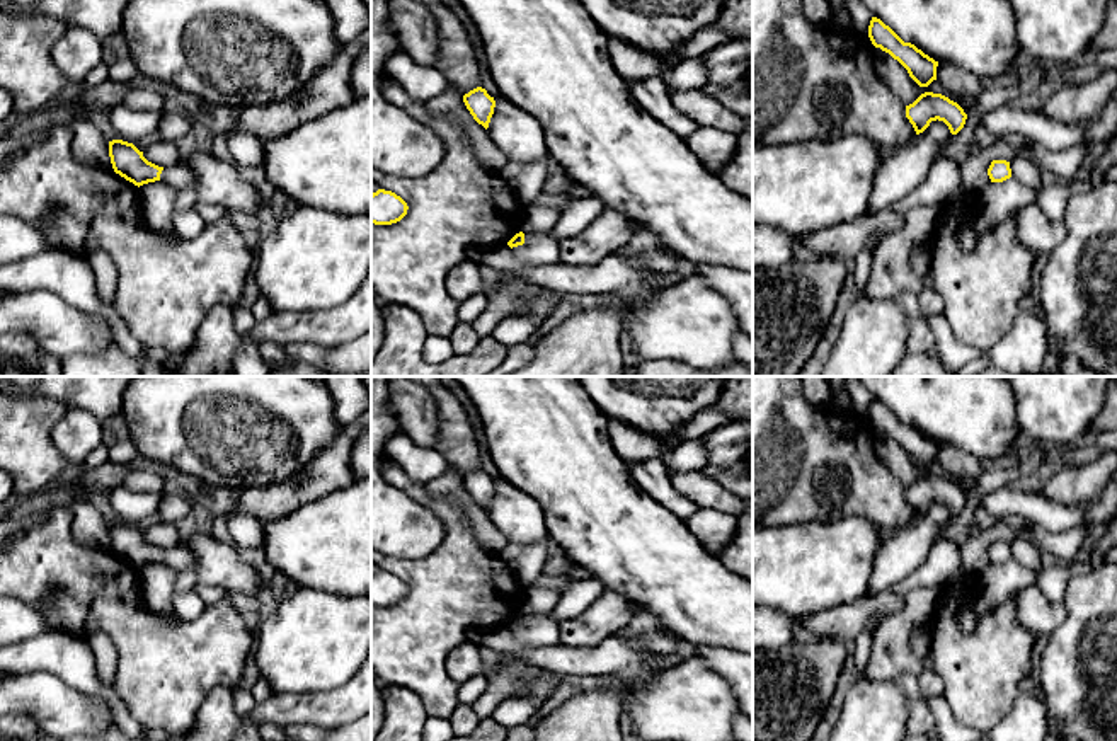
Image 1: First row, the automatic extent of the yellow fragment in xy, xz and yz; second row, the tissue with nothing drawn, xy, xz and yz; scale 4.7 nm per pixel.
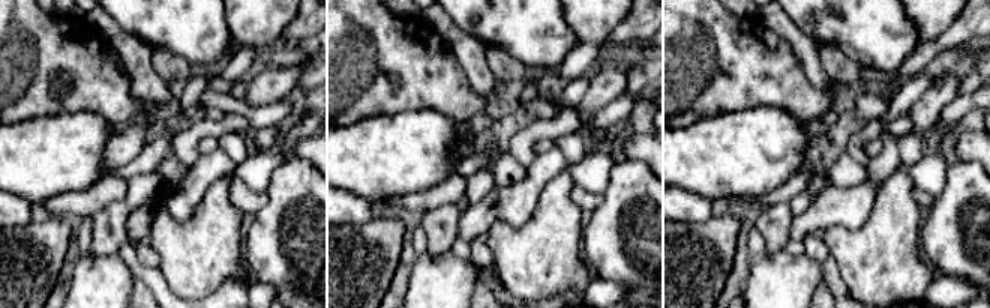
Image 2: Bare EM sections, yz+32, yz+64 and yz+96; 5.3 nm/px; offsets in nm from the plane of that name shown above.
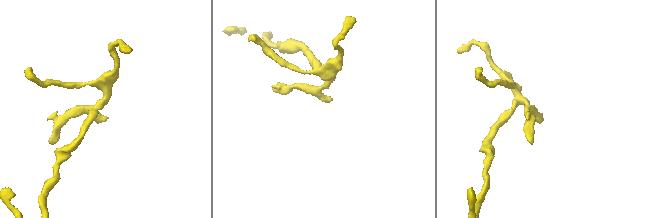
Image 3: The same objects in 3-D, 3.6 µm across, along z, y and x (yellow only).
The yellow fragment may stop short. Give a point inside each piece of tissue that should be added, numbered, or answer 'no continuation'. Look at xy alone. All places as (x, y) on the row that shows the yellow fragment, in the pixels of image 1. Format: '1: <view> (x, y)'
1: xy (179, 176)

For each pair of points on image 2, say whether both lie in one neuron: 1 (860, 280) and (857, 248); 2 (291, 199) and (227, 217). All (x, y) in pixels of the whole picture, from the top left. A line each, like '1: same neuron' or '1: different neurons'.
1: same neuron
2: different neurons

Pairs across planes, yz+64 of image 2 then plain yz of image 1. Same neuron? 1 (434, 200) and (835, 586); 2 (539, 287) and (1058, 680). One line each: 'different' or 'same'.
1: different
2: different

